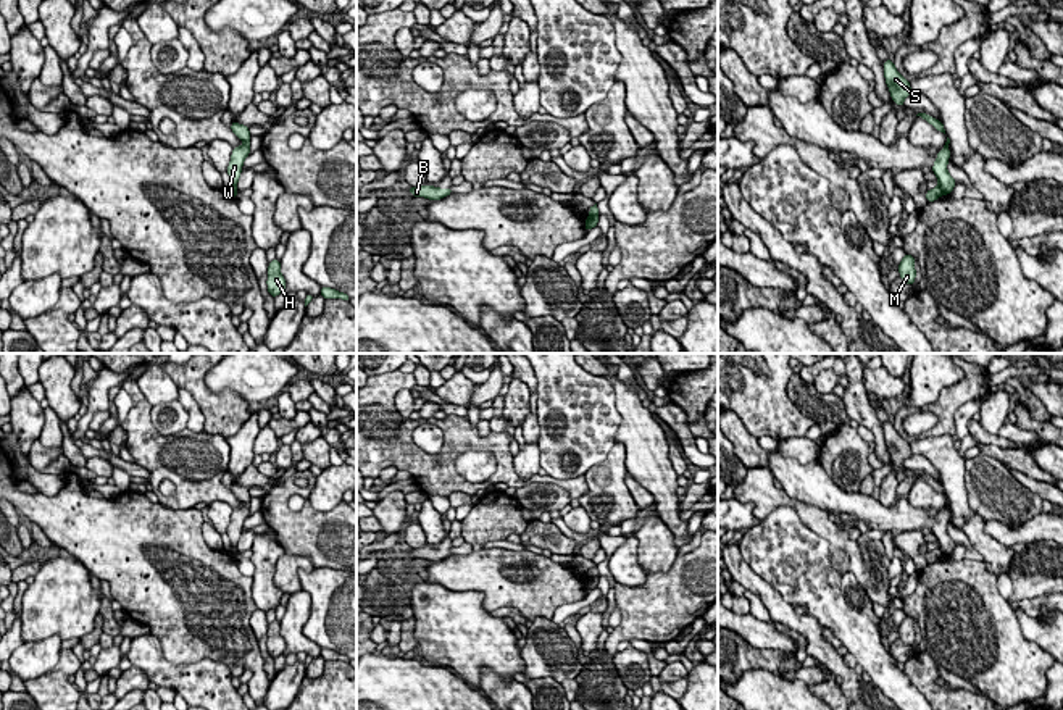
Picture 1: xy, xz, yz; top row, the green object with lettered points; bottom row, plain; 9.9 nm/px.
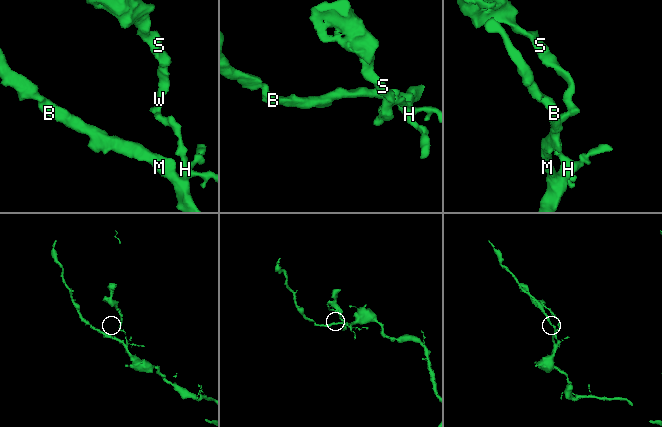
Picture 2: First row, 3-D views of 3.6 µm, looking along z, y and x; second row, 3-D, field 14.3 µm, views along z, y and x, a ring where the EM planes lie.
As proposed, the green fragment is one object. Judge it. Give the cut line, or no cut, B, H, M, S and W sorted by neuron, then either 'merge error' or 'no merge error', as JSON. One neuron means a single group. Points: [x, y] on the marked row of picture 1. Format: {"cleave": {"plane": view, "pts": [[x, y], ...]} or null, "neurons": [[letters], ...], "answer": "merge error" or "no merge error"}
{"cleave": {"plane": "yz", "pts": [[937, 186], [942, 194]]}, "neurons": [["B", "H", "M"], ["S", "W"]], "answer": "merge error"}

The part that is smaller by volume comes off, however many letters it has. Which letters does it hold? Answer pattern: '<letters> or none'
S, W

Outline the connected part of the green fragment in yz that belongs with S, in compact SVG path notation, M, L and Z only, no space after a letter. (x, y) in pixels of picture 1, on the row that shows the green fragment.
M892 60L884 61L884 77L886 84L889 86L889 92L892 95L892 100L900 105L903 105L903 100L911 95L910 81L907 81L894 66Z

